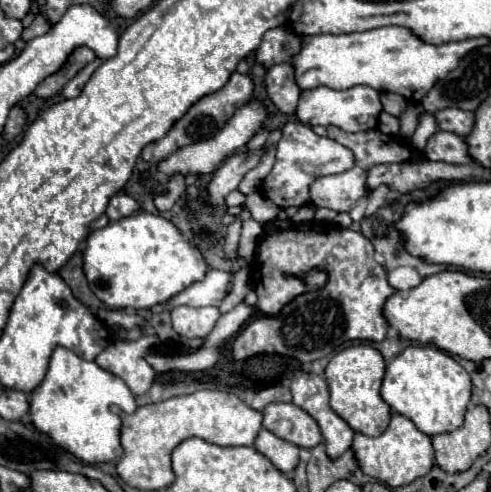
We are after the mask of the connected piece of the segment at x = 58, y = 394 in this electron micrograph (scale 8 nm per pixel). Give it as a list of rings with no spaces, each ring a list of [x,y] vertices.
[[[59,346],[51,354],[49,368],[47,368],[43,382],[31,392],[29,416],[31,416],[31,422],[37,430],[45,432],[55,444],[59,444],[61,448],[65,448],[67,452],[77,456],[81,462],[101,464],[101,462],[113,462],[113,460],[121,458],[121,454],[123,454],[123,448],[121,448],[121,442],[119,442],[121,418],[115,412],[111,412],[113,406],[121,408],[121,412],[127,412],[127,414],[137,410],[135,396],[131,394],[127,384],[121,378],[113,376],[111,372],[99,368],[95,362],[87,362],[87,360],[79,358],[75,352]]]

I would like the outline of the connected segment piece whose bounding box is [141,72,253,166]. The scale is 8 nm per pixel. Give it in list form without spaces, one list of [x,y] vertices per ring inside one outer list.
[[[233,72],[231,78],[229,78],[229,82],[219,92],[203,96],[199,102],[195,102],[189,108],[189,112],[181,120],[177,120],[173,124],[173,128],[167,132],[165,138],[147,144],[143,148],[143,152],[141,152],[141,158],[147,164],[155,166],[157,162],[161,162],[169,154],[173,154],[177,148],[183,148],[183,146],[189,146],[189,144],[195,144],[195,142],[201,142],[201,140],[211,140],[225,126],[225,122],[229,120],[229,116],[233,116],[233,112],[237,112],[237,108],[241,108],[241,106],[245,106],[249,102],[251,94],[253,94],[253,80],[251,80],[251,76],[243,76],[239,72]]]

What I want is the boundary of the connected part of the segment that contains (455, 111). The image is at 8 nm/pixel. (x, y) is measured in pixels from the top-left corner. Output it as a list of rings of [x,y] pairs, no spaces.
[[[443,108],[441,112],[435,112],[433,116],[435,116],[435,122],[437,122],[439,130],[453,132],[461,138],[465,138],[471,132],[473,120],[475,120],[473,112],[461,110],[461,108]]]

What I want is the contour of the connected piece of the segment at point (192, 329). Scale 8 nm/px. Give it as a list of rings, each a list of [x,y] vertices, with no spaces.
[[[177,306],[171,310],[173,330],[179,336],[187,338],[205,338],[213,330],[221,312],[215,306],[193,308],[193,306]]]

